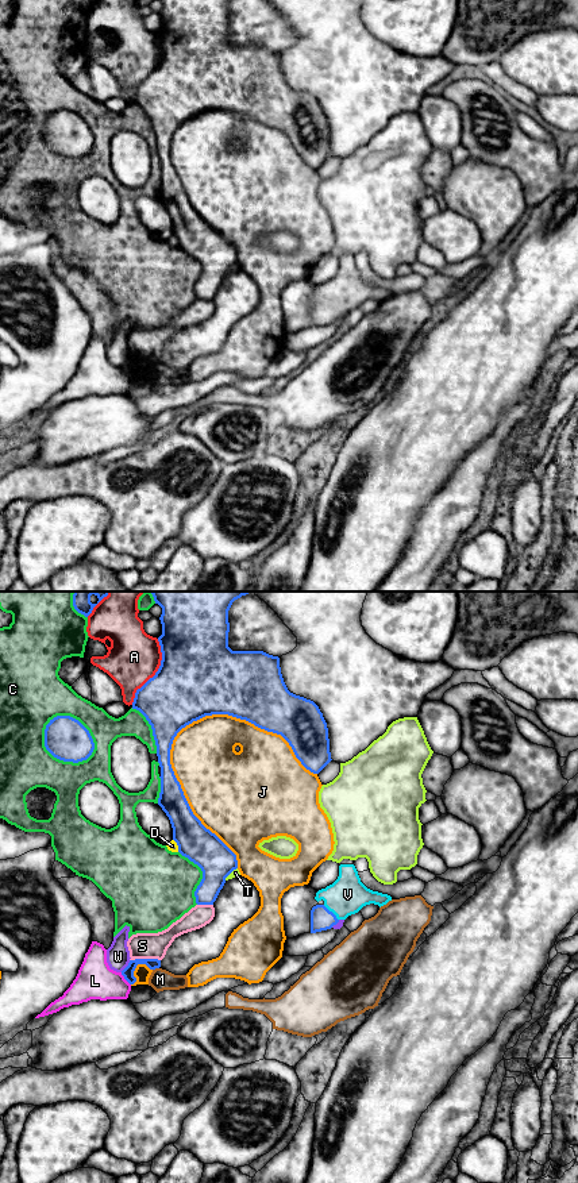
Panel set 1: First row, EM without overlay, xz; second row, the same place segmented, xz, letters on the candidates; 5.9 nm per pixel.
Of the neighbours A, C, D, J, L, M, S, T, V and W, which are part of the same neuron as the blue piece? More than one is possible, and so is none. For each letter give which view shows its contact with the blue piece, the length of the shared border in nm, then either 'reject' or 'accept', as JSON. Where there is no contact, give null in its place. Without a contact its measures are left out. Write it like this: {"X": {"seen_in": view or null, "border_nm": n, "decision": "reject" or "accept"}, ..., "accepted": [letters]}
{"A": {"seen_in": "xz", "border_nm": 420, "decision": "reject"}, "C": {"seen_in": "xz", "border_nm": 340, "decision": "reject"}, "D": {"seen_in": "xz", "border_nm": 90, "decision": "reject"}, "J": {"seen_in": "xz", "border_nm": 950, "decision": "reject"}, "L": {"seen_in": "xz", "border_nm": 100, "decision": "reject"}, "M": {"seen_in": "xz", "border_nm": 40, "decision": "reject"}, "S": {"seen_in": "xz", "border_nm": 180, "decision": "accept"}, "T": {"seen_in": "xz", "border_nm": 110, "decision": "reject"}, "V": {"seen_in": "xz", "border_nm": 130, "decision": "accept"}, "W": {"seen_in": "xz", "border_nm": 90, "decision": "reject"}, "accepted": ["S", "V"]}

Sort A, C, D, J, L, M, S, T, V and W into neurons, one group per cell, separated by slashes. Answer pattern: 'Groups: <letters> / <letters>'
Groups: A / C / D / J / L / M / S V / T / W

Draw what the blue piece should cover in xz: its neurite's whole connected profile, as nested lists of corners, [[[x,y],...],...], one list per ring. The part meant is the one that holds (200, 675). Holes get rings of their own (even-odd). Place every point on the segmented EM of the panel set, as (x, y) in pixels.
[[[250,592],[150,593],[155,604],[162,608],[159,617],[162,635],[158,637],[162,660],[155,675],[136,690],[132,709],[139,710],[153,729],[161,767],[158,805],[170,820],[178,852],[201,868],[203,879],[194,891],[197,905],[180,920],[162,932],[136,933],[128,939],[131,959],[122,975],[130,984],[136,982],[134,971],[138,964],[146,964],[150,970],[159,968],[176,937],[200,929],[213,920],[213,902],[226,878],[238,868],[236,855],[193,814],[174,775],[170,750],[177,733],[205,716],[228,714],[281,735],[301,764],[313,774],[319,774],[332,760],[323,713],[313,701],[288,690],[281,674],[280,658],[263,651],[232,651],[228,647],[228,610],[235,600]]]

